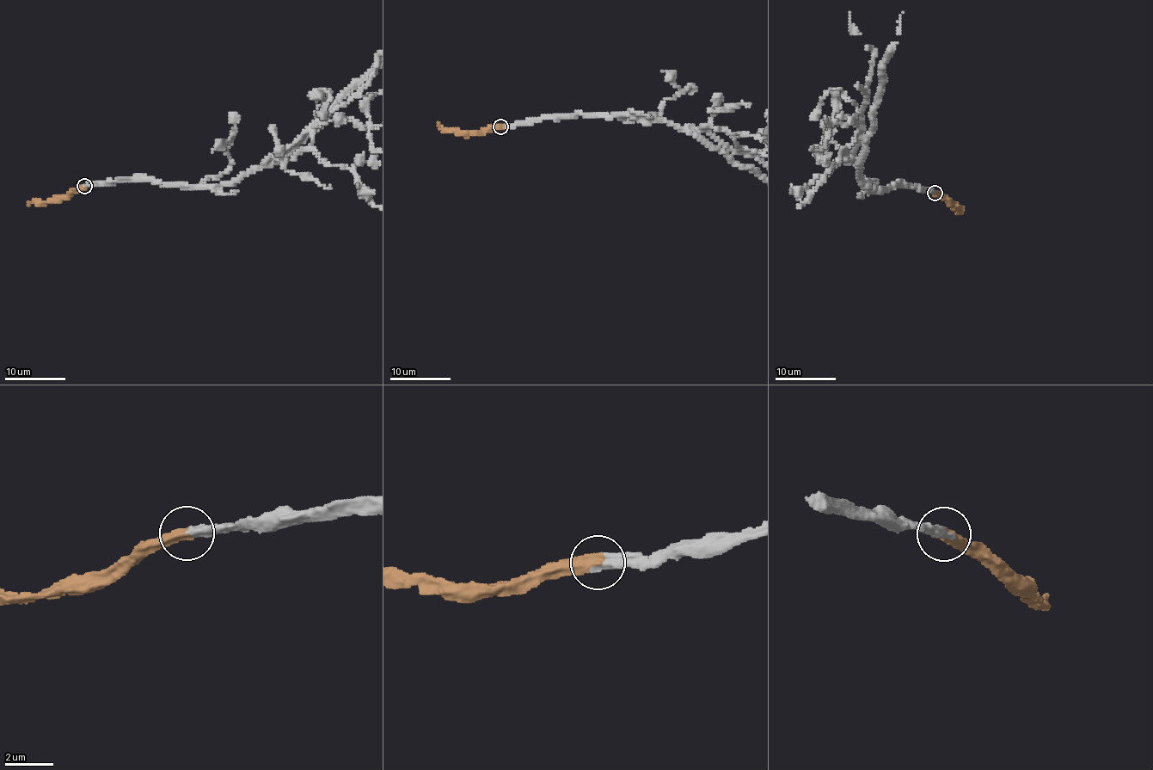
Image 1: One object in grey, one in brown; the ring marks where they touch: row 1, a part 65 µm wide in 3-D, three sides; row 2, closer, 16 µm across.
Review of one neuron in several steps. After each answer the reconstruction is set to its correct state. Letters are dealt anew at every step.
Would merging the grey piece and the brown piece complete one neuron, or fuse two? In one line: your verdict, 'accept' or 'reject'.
accept

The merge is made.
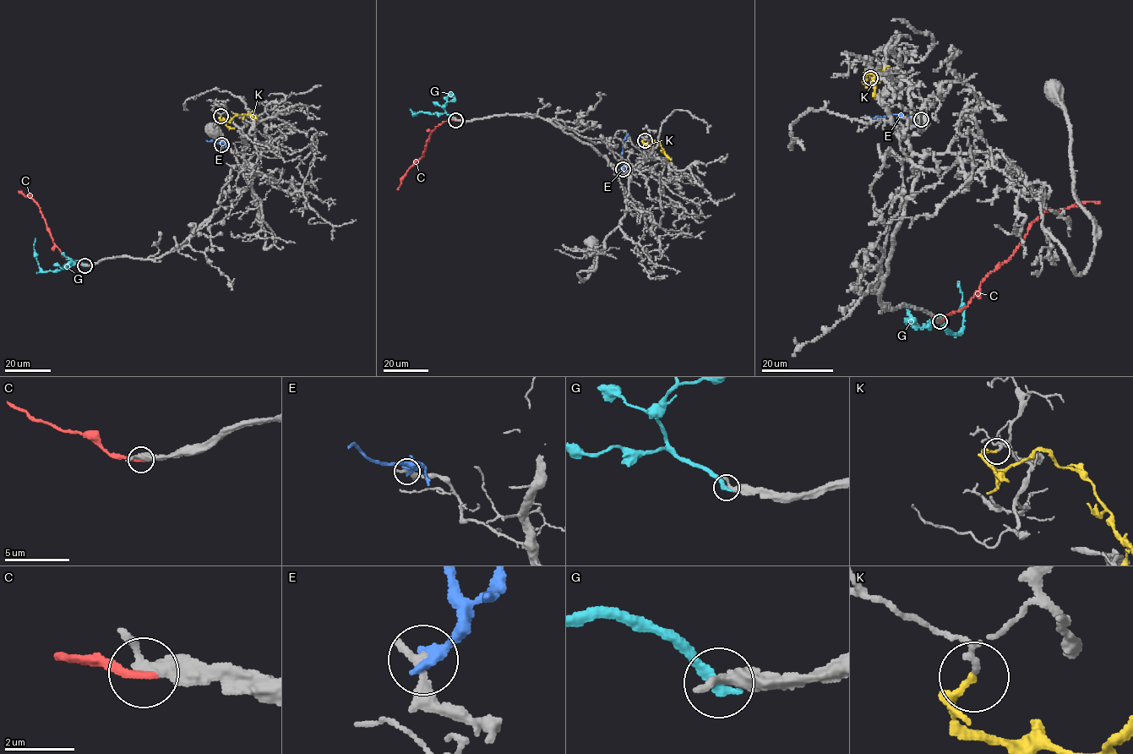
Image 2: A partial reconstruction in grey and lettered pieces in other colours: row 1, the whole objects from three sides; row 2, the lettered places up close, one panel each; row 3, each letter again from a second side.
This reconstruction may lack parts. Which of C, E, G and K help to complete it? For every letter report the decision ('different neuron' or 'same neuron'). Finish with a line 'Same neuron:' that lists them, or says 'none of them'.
C: different neuron
E: different neuron
G: different neuron
K: same neuron
Same neuron: K

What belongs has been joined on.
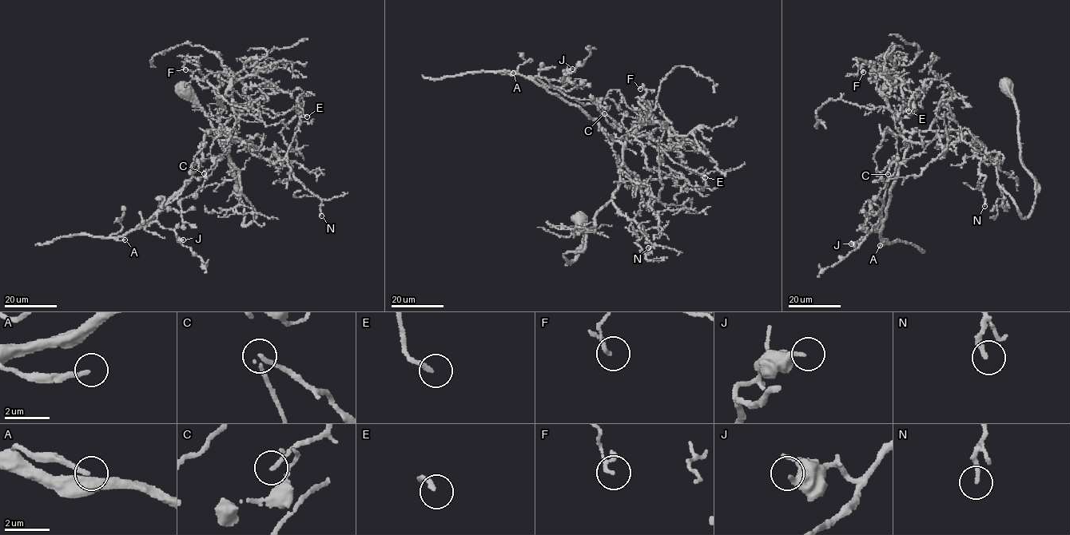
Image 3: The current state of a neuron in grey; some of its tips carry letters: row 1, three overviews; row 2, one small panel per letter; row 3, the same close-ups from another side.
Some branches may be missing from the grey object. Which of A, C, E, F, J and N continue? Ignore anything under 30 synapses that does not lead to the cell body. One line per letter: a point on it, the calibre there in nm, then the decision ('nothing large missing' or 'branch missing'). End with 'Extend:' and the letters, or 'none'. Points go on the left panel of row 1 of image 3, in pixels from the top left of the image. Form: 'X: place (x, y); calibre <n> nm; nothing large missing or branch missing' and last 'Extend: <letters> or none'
A: place (125, 239); calibre 190 nm; branch missing
C: place (204, 173); calibre 170 nm; nothing large missing
E: place (307, 116); calibre 180 nm; nothing large missing
F: place (185, 69); calibre 110 nm; nothing large missing
J: place (183, 239); calibre 280 nm; nothing large missing
N: place (321, 215); calibre 190 nm; nothing large missing
Extend: A

